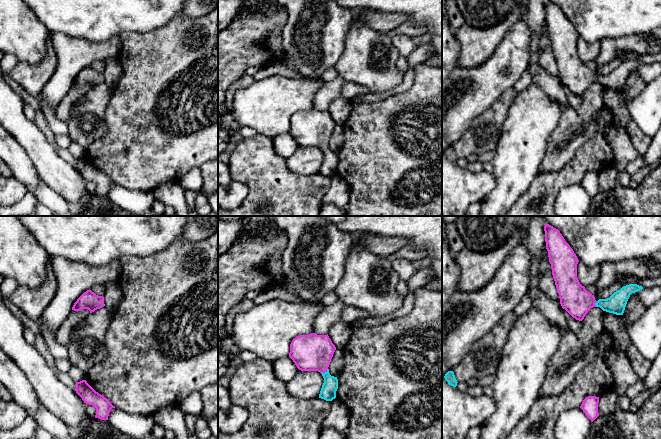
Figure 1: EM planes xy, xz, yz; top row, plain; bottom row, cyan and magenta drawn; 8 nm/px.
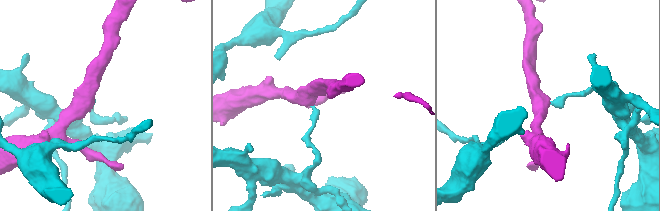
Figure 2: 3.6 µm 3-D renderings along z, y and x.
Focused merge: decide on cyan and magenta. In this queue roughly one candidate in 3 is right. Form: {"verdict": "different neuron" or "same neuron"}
{"verdict": "different neuron"}

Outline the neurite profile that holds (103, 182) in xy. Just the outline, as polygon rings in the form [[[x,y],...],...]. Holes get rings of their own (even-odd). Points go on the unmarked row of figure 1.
[[[86,156],[76,158],[75,167],[82,174],[84,179],[96,184],[95,194],[108,196],[109,189],[115,182],[113,182],[107,174],[96,168]]]

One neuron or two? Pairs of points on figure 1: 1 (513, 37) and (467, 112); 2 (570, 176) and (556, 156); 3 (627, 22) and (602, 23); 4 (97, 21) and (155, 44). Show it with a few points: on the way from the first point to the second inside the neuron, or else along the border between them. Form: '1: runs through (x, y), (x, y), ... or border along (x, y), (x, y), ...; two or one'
1: runs through (512, 56), (475, 93); one
2: border along (579, 149), (561, 169), (540, 172); two
3: runs through (621, 22), (608, 22); one
4: border along (147, 31), (122, 31), (117, 35); two

